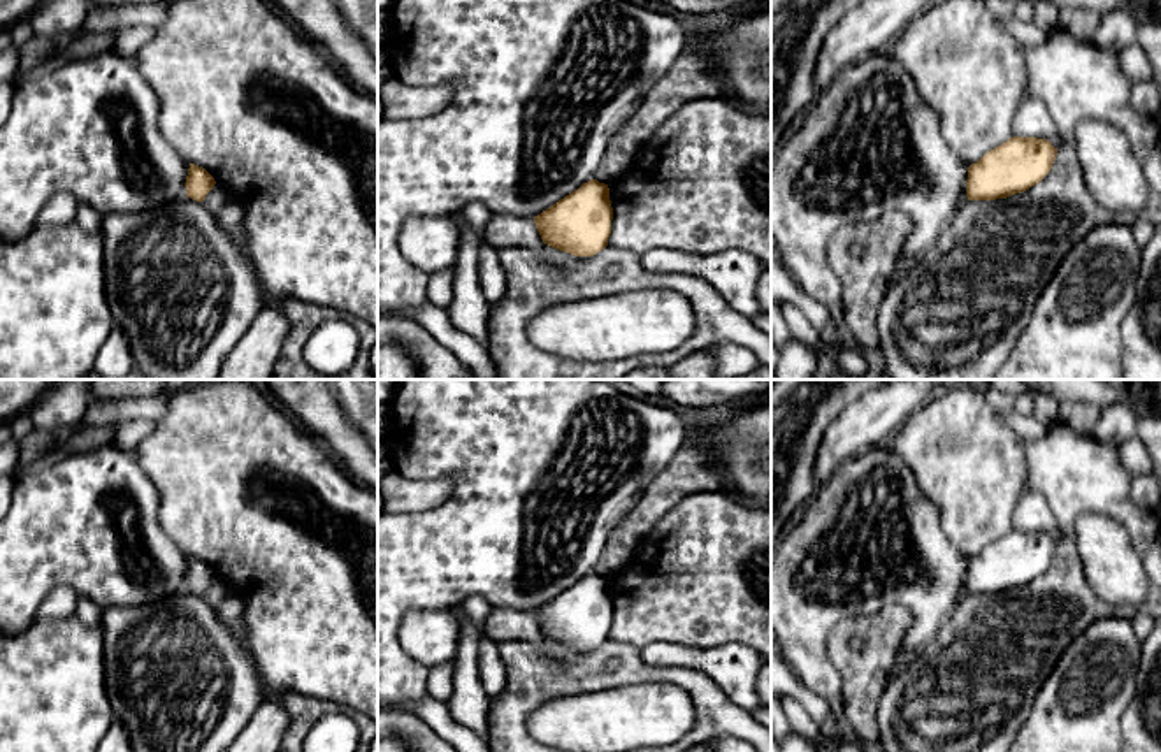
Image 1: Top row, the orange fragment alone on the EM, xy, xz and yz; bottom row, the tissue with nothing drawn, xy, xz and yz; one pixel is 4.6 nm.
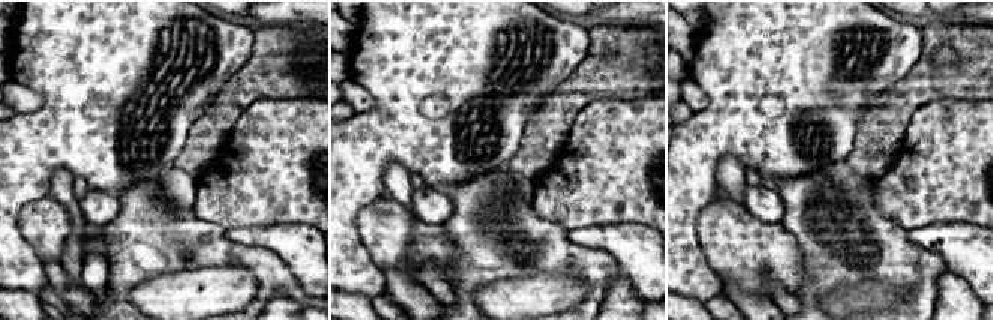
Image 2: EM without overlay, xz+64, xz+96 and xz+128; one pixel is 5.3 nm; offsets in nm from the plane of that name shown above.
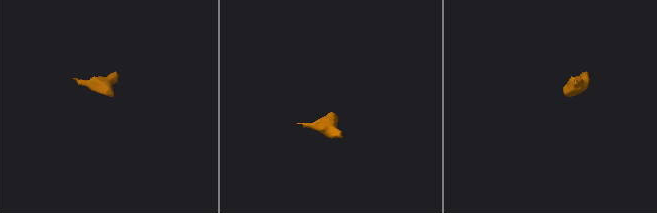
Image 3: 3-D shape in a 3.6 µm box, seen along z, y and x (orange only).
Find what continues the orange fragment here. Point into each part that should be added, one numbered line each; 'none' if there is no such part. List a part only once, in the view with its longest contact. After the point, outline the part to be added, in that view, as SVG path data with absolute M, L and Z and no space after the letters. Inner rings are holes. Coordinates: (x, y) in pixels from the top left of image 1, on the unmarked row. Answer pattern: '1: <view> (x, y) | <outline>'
none

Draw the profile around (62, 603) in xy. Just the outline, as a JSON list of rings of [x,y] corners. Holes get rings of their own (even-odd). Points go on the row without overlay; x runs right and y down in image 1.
[[[69,585],[56,587],[37,610],[35,618],[70,618],[77,610],[77,596]]]

